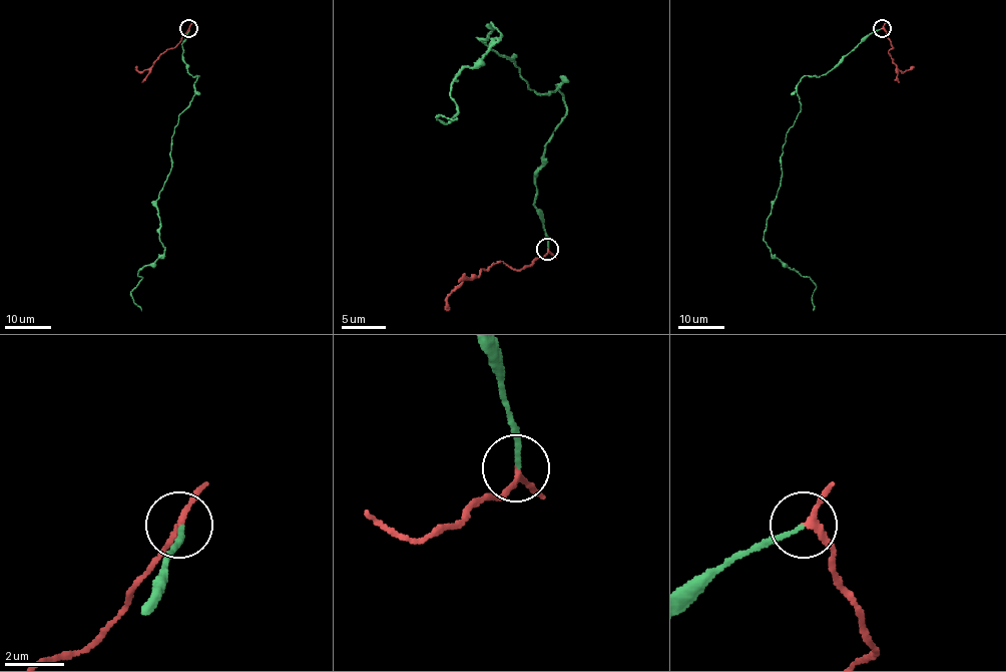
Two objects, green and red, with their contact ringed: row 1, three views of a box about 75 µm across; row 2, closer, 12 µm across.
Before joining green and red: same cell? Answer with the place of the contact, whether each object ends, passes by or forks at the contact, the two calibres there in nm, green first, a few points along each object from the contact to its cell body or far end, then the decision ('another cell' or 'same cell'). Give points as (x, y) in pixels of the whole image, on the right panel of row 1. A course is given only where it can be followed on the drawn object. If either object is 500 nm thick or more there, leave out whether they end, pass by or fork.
(882, 28) | green ends | red passes by | 130/180 nm | green via (882, 28), (797, 85), (800, 112), (786, 134), (764, 241), (811, 278), (813, 310) | red via (882, 28), (892, 46), (888, 53), (898, 69), (905, 71), (914, 67) | same cell

